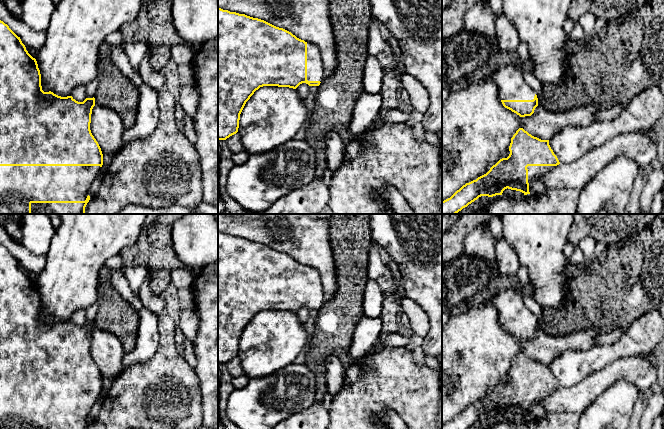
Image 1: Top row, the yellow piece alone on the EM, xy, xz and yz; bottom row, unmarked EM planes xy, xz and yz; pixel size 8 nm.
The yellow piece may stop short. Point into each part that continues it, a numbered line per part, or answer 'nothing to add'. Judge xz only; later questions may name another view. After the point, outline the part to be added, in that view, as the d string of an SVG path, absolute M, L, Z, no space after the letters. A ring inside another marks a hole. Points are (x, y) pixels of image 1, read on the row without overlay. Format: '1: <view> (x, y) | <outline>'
1: xz (315, 296) | M307 266L307 304L322 306L324 303L320 273Z

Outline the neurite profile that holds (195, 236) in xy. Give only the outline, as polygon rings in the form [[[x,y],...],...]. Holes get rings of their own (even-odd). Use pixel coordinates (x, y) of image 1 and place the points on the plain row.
[[[183,214],[172,227],[173,247],[189,269],[218,261],[218,214]]]

